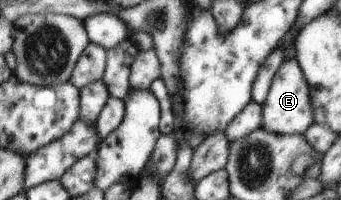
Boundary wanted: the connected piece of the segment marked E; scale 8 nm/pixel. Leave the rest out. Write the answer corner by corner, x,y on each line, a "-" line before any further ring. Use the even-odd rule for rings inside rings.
285,58
279,66
265,103
262,105
262,127
271,133
304,134
315,123
314,105
305,74
295,58

